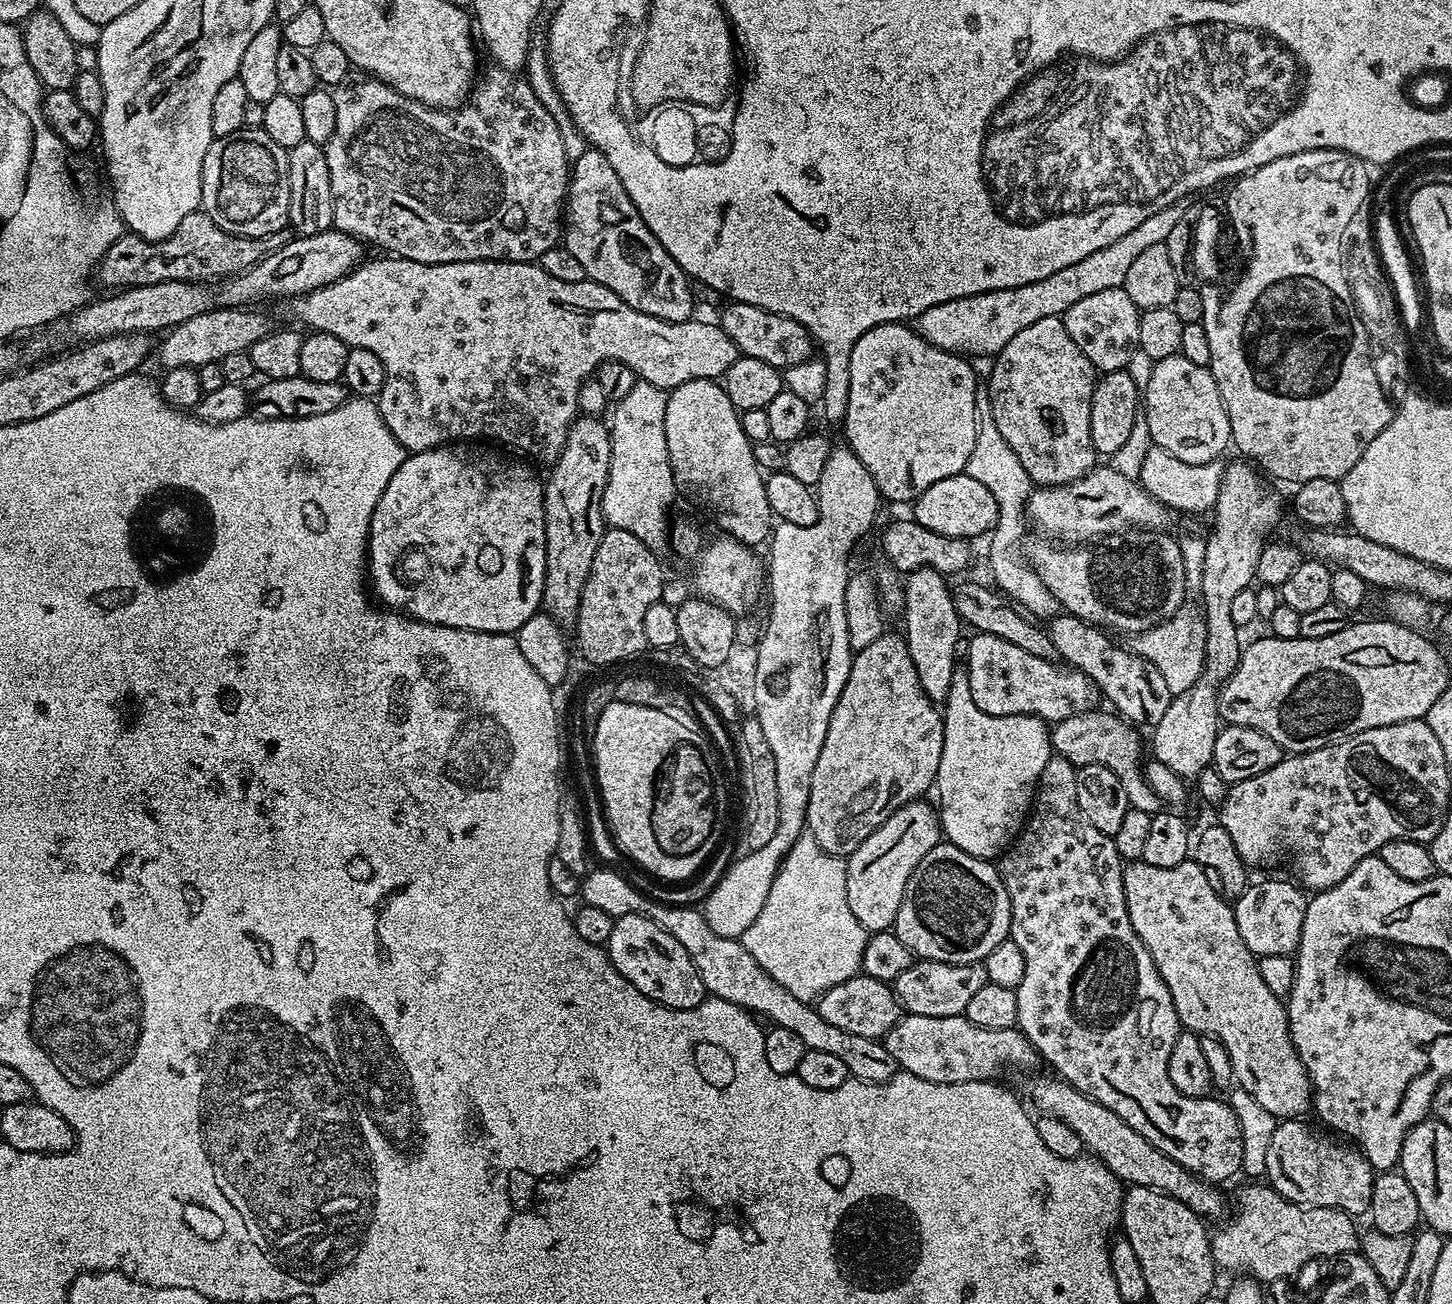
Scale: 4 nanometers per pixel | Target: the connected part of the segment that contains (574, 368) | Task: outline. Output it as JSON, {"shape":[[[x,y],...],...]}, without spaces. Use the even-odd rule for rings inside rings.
{"shape":[[[384,258],[388,260],[372,260],[361,263],[360,267],[355,268],[341,280],[334,281],[333,284],[327,284],[321,288],[316,288],[313,292],[303,296],[295,297],[291,301],[292,312],[304,324],[309,324],[307,327],[313,332],[329,332],[334,334],[334,338],[342,338],[342,342],[346,342],[349,348],[361,348],[362,350],[374,350],[374,354],[378,354],[378,358],[382,358],[382,366],[386,370],[386,382],[384,389],[381,390],[378,397],[378,410],[382,414],[382,418],[386,422],[386,426],[390,430],[390,434],[394,434],[394,438],[398,438],[398,442],[403,446],[405,453],[411,454],[414,452],[425,452],[431,448],[442,448],[451,445],[453,442],[476,442],[479,436],[485,436],[488,440],[497,440],[500,444],[509,444],[512,448],[517,448],[520,452],[525,452],[528,456],[533,456],[536,460],[541,460],[545,466],[551,465],[562,454],[562,450],[566,446],[566,438],[568,437],[568,428],[572,425],[572,421],[578,415],[576,399],[578,398],[578,390],[583,386],[584,381],[589,379],[595,373],[596,368],[602,362],[607,360],[617,360],[626,366],[630,366],[630,370],[634,370],[634,374],[643,383],[653,384],[665,390],[671,390],[682,386],[691,380],[716,380],[723,377],[724,372],[736,361],[738,355],[734,342],[730,342],[730,338],[726,338],[726,334],[720,329],[719,323],[712,322],[707,324],[704,320],[693,318],[683,320],[682,322],[666,322],[654,318],[650,314],[642,314],[638,310],[634,310],[630,306],[626,306],[626,302],[622,302],[622,298],[618,298],[618,294],[614,294],[614,290],[606,290],[606,286],[595,284],[593,280],[585,278],[582,282],[558,282],[558,278],[550,278],[550,274],[546,274],[546,270],[540,268],[539,263],[529,262],[527,264],[519,264],[518,262],[510,262],[509,260],[475,260],[474,262],[450,262],[449,264],[419,264],[413,260],[402,260],[399,258]]]}

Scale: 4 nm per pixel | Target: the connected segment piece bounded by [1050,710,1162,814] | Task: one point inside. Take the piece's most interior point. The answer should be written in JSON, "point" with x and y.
{"point":[1104,738]}

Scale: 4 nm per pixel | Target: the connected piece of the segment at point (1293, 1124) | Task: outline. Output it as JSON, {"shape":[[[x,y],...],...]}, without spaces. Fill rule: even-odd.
{"shape":[[[1286,1118],[1277,1123],[1275,1131],[1272,1134],[1270,1144],[1268,1145],[1268,1153],[1266,1153],[1266,1178],[1277,1193],[1282,1190],[1282,1172],[1278,1172],[1278,1160],[1284,1164],[1284,1174],[1292,1176],[1304,1194],[1300,1194],[1300,1198],[1304,1198],[1305,1206],[1338,1208],[1351,1216],[1364,1215],[1371,1209],[1373,1194],[1374,1170],[1370,1167],[1367,1158],[1360,1149],[1353,1145],[1344,1143],[1340,1144],[1326,1135],[1321,1129],[1316,1130],[1312,1126],[1308,1126],[1306,1121],[1298,1118]]]}

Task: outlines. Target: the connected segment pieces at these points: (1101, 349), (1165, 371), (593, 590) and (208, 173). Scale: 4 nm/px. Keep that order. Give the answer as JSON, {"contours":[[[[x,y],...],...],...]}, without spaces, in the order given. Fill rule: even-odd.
{"contours":[[[[1124,288],[1102,290],[1099,294],[1089,294],[1074,302],[1070,310],[1066,310],[1062,317],[1066,326],[1066,334],[1074,338],[1078,350],[1090,358],[1097,373],[1119,372],[1129,367],[1135,356],[1138,356],[1140,343],[1138,342],[1138,322],[1141,310],[1136,308]]],[[[1179,354],[1157,360],[1151,367],[1148,385],[1145,383],[1142,388],[1142,419],[1146,422],[1153,445],[1166,450],[1166,454],[1172,454],[1181,462],[1204,464],[1219,461],[1222,457],[1220,455],[1232,444],[1232,431],[1230,418],[1226,414],[1211,371],[1202,366],[1194,366],[1190,358]]],[[[623,526],[609,527],[604,533],[602,542],[598,542],[598,554],[594,554],[594,563],[590,566],[586,586],[582,586],[578,618],[574,625],[576,644],[590,663],[616,664],[619,660],[628,660],[648,648],[642,621],[646,619],[646,610],[650,610],[650,606],[661,603],[666,585],[664,568],[656,556],[659,555],[648,548],[646,542],[642,542],[642,538],[634,538],[634,534],[630,534],[630,530],[626,530]]],[[[243,127],[240,131],[213,139],[210,150],[206,150],[206,158],[202,162],[202,198],[200,199],[202,210],[209,218],[218,226],[222,226],[222,230],[226,230],[230,234],[238,234],[239,236],[272,236],[278,230],[289,227],[288,211],[290,210],[290,182],[288,181],[288,149],[278,146],[278,142],[274,142],[274,138],[270,138],[270,134],[264,132],[261,128]]]]}

